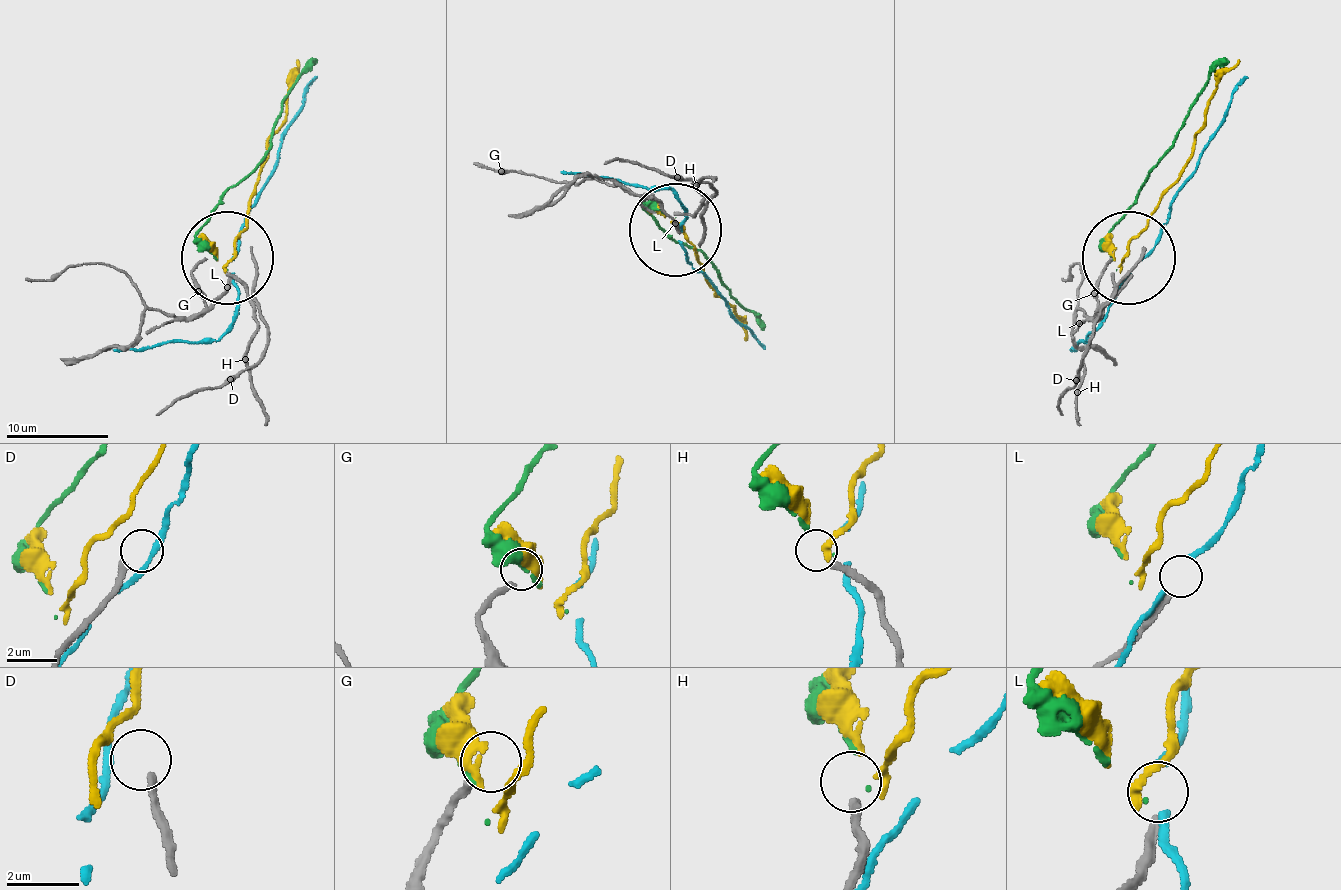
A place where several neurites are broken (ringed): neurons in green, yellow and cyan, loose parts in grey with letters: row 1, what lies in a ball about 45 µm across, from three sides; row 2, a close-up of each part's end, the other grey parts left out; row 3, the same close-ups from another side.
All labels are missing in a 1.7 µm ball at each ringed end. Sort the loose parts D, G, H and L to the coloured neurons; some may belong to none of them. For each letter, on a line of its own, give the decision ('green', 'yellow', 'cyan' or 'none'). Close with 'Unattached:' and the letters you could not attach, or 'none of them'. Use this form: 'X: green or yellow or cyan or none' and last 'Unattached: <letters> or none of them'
D: none
G: none
H: none
L: none
Unattached: D, G, H, L

